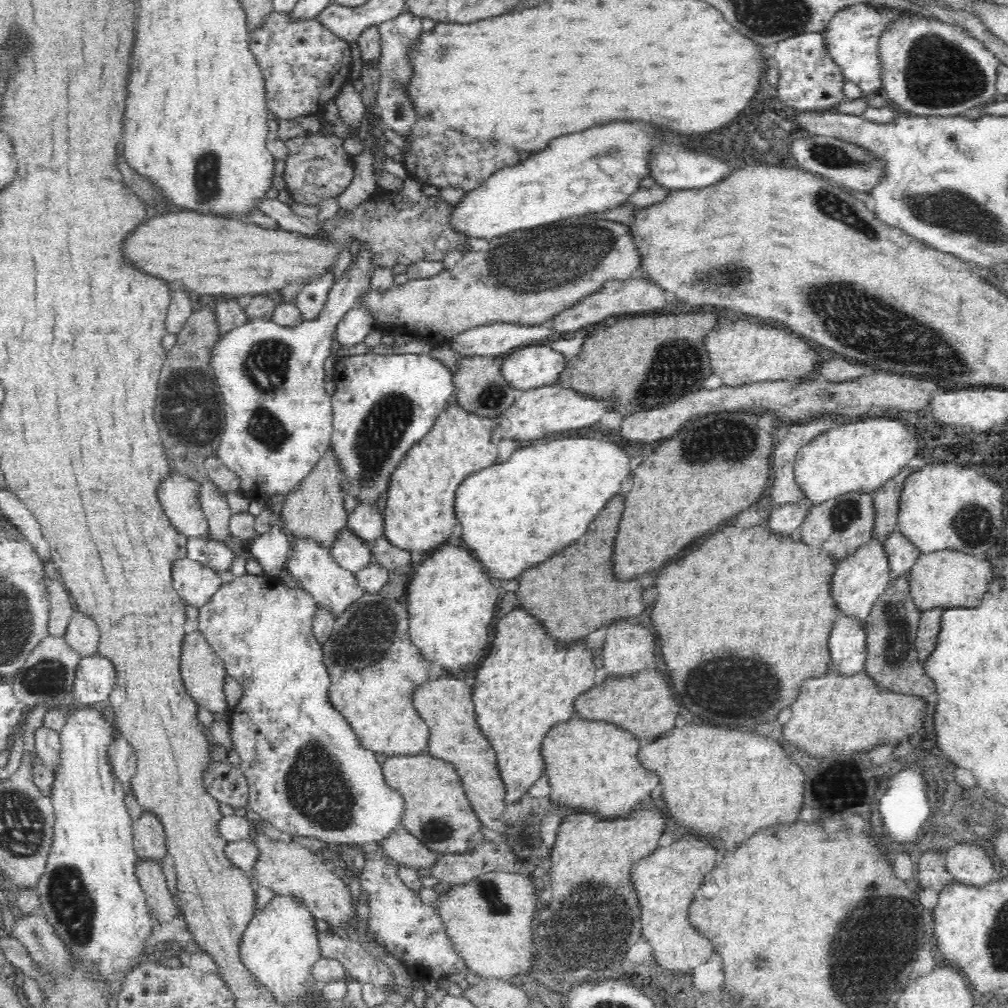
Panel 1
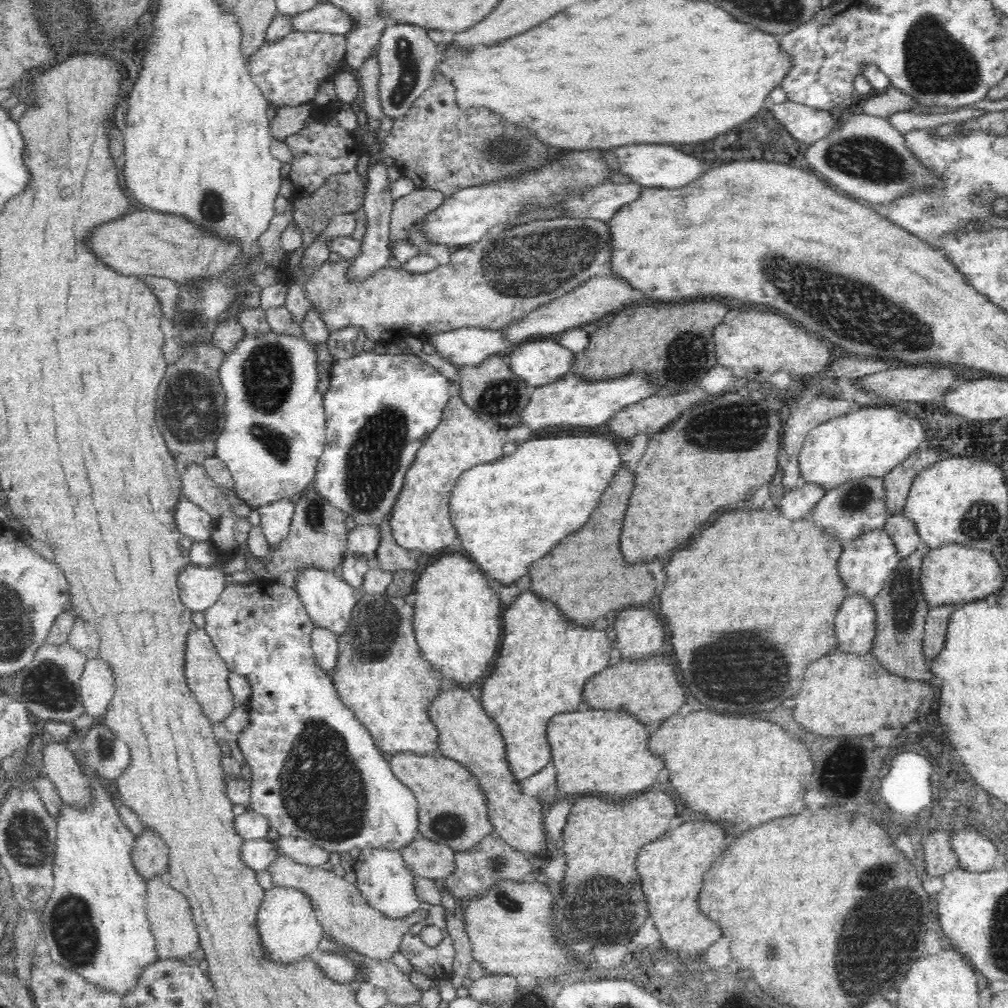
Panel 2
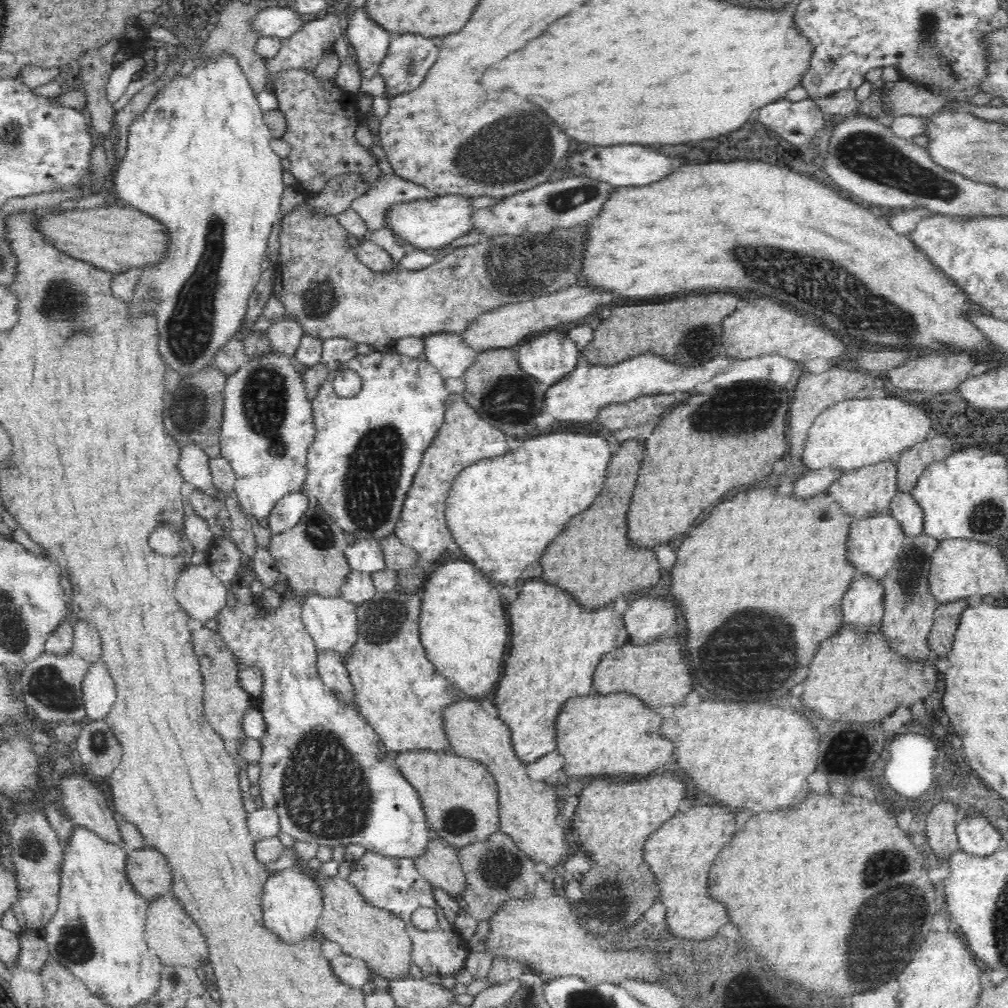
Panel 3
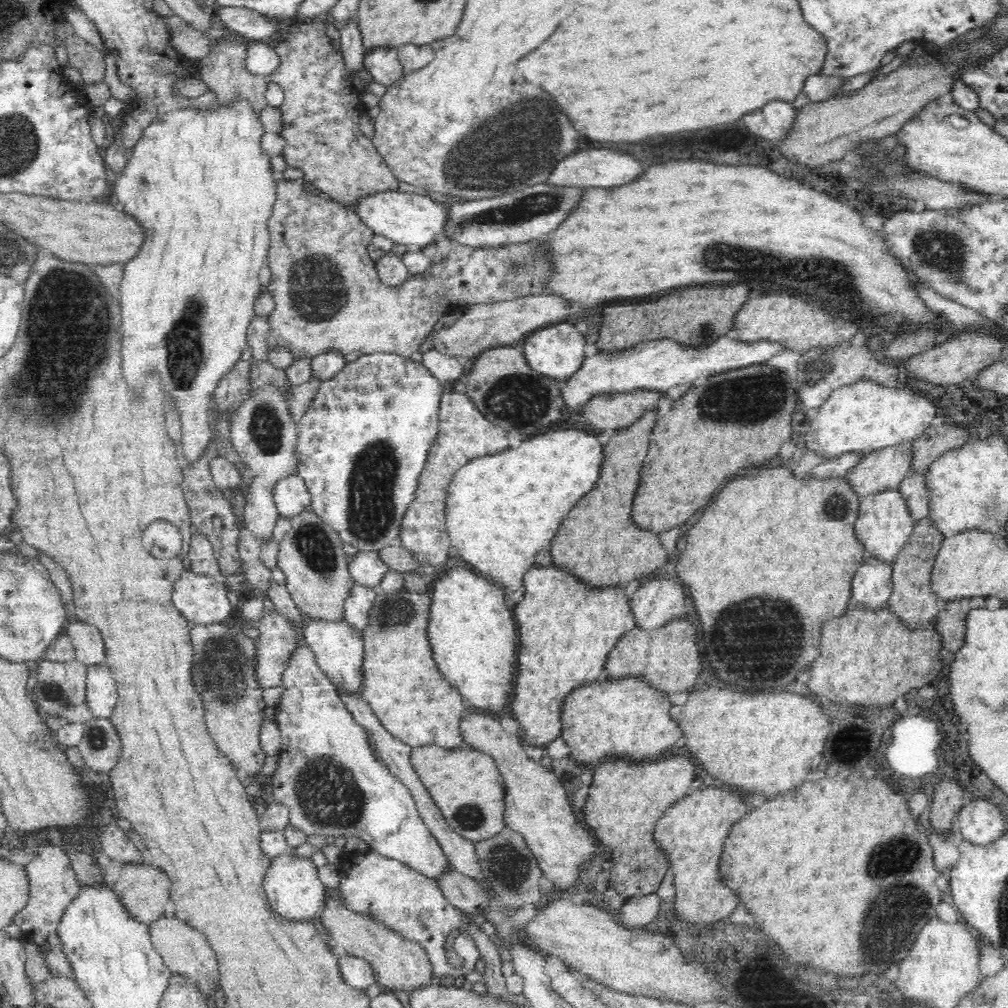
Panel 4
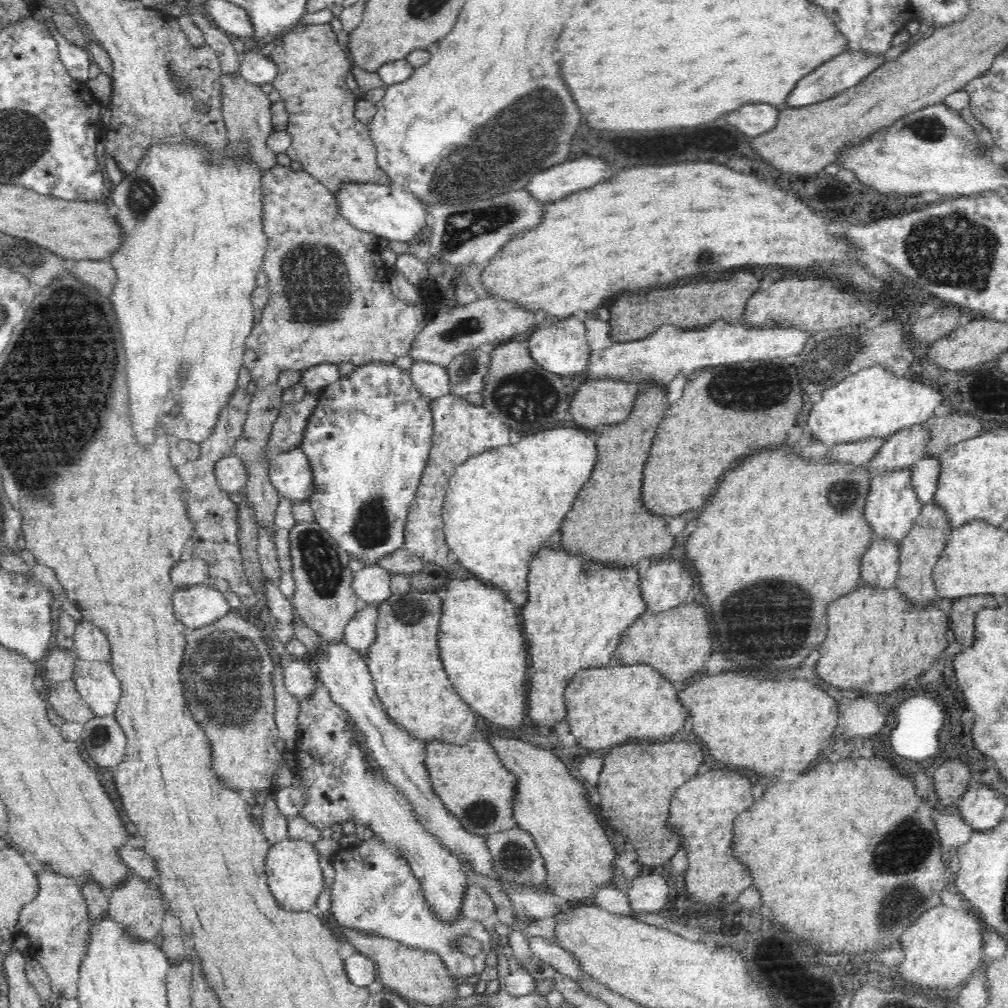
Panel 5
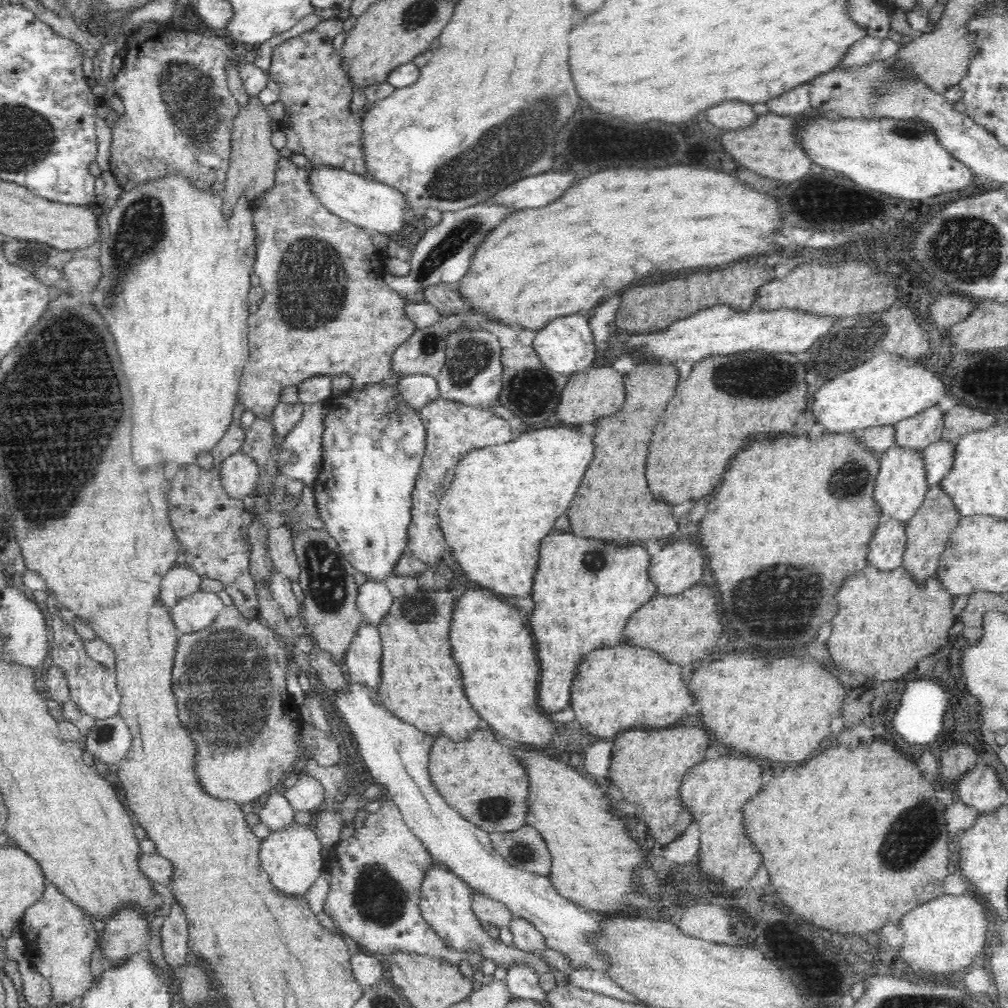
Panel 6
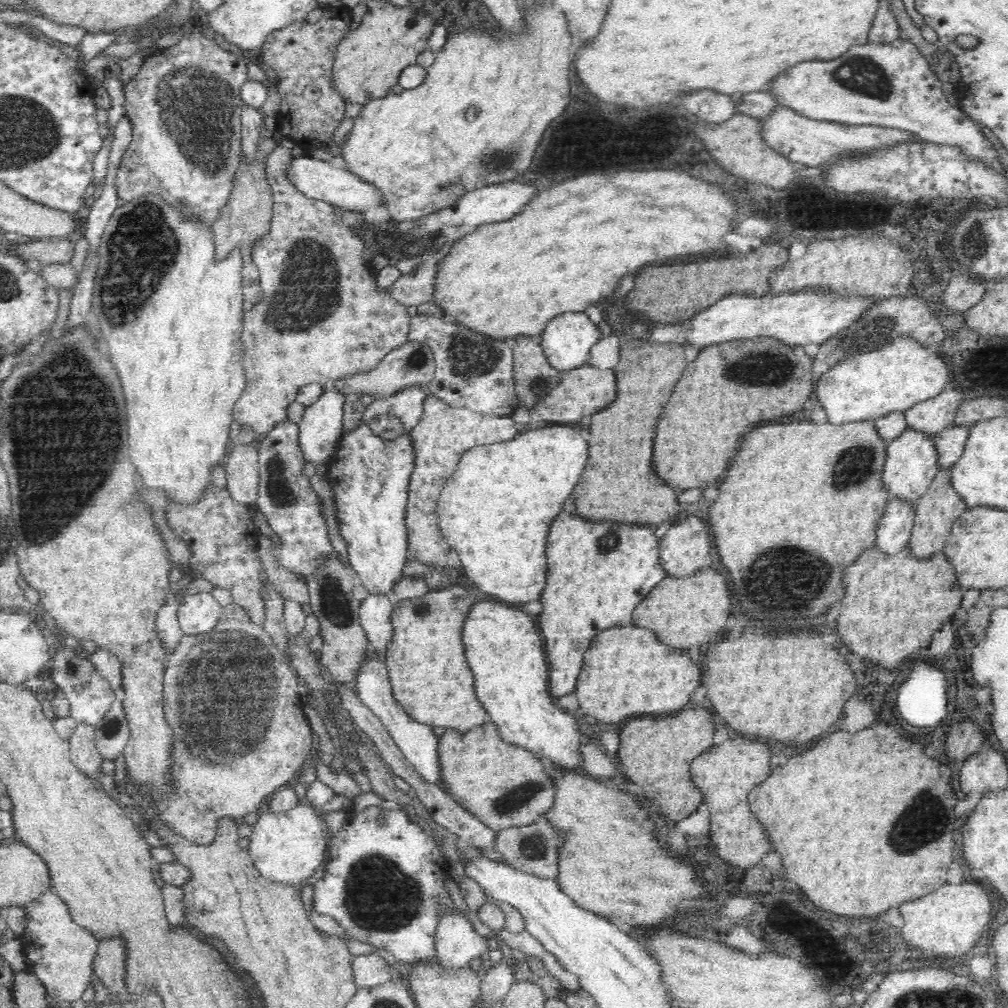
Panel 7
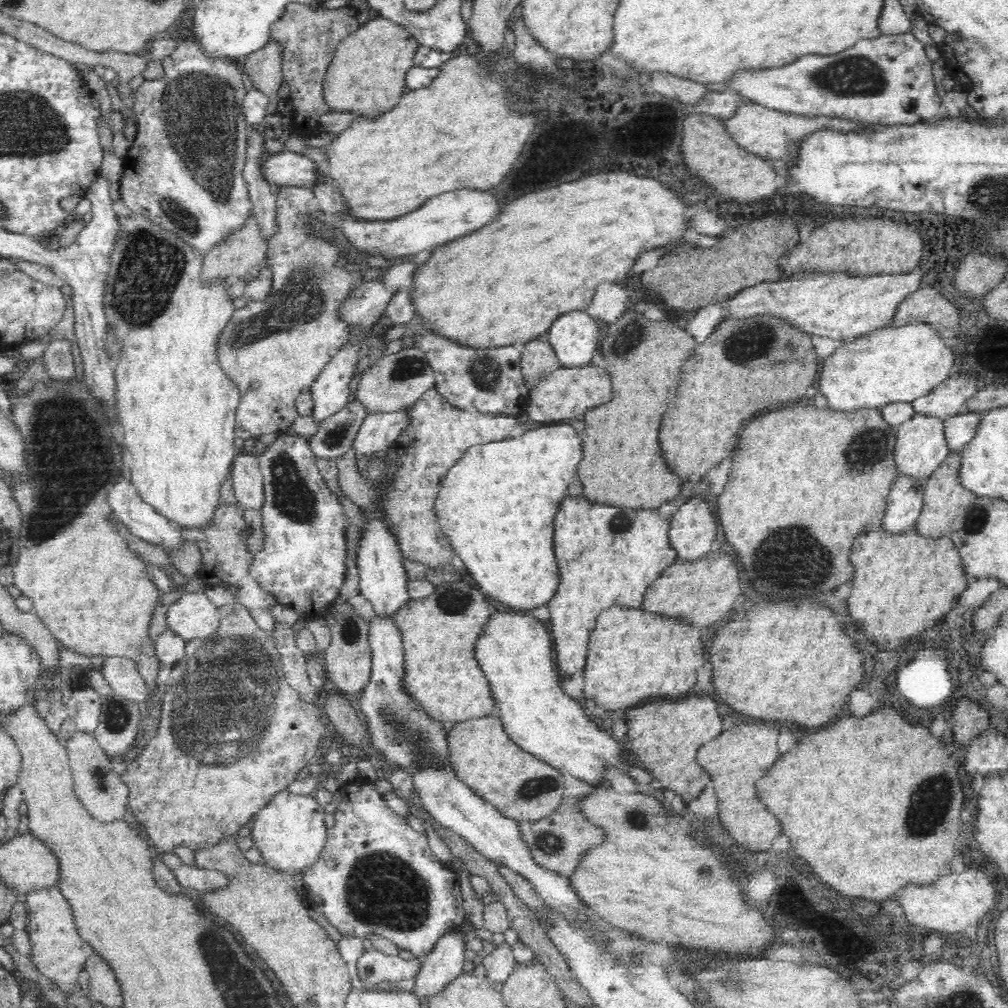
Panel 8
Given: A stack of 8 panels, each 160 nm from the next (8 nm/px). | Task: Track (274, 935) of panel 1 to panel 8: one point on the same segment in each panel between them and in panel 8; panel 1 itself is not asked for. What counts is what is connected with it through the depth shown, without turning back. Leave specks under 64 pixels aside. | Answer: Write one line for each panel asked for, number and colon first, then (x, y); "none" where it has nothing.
2: (290, 929)
3: (292, 902)
4: (293, 886)
5: (293, 867)
6: (292, 856)
7: (287, 846)
8: (289, 830)

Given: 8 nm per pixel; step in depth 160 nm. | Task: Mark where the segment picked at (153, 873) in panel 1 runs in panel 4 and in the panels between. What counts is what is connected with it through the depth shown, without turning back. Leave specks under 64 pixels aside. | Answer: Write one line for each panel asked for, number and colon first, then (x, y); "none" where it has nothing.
2: (175, 932)
3: (173, 937)
4: (184, 951)

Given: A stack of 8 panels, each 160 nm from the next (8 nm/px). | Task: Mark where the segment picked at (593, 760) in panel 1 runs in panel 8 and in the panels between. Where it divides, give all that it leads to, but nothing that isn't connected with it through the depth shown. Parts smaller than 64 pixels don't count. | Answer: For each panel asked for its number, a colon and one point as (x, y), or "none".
2: (601, 750)
3: (613, 734)
4: (629, 718)
5: (606, 706)
6: (621, 686)
7: (627, 670)
8: (632, 650)

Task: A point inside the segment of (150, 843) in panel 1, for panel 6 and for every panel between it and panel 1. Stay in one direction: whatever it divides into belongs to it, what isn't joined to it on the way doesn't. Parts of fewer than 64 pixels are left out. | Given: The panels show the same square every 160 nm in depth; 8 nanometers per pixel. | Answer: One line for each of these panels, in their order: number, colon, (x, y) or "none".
2: (150, 855)
3: (148, 872)
4: (143, 890)
5: (135, 906)
6: (127, 933)

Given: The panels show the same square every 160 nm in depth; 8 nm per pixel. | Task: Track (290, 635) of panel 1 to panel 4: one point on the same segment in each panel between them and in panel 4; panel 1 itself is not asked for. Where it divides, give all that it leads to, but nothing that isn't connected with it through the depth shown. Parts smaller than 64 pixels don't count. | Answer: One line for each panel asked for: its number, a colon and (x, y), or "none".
2: (316, 773)
3: (321, 769)
4: (328, 775)

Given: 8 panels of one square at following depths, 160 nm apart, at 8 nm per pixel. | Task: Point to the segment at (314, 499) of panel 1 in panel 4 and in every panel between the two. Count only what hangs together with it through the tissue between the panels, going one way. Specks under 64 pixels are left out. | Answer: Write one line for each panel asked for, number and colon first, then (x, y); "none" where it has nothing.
2: (317, 538)
3: (311, 555)
4: (311, 555)

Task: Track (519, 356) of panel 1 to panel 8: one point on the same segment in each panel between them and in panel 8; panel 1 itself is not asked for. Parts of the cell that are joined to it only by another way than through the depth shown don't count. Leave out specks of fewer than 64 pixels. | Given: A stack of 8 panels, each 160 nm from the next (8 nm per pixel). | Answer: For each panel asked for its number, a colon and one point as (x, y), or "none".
2: (539, 362)
3: (549, 357)
4: (557, 350)
5: (563, 348)
6: (566, 344)
7: (567, 340)
8: (574, 335)

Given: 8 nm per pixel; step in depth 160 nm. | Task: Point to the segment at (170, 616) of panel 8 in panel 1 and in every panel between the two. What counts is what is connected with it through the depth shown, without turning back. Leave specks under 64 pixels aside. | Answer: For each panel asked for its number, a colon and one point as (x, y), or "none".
1: (195, 583)
2: (199, 587)
3: (200, 592)
4: (200, 600)
5: (196, 606)
6: (199, 610)
7: (197, 614)

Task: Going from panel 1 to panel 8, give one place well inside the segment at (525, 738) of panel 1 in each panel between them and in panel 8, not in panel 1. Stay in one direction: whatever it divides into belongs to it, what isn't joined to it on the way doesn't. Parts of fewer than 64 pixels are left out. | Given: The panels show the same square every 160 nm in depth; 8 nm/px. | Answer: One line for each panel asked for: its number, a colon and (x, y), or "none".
2: (546, 660)
3: (557, 644)
4: (567, 628)
5: (577, 609)
6: (577, 609)
7: (598, 572)
8: (608, 555)

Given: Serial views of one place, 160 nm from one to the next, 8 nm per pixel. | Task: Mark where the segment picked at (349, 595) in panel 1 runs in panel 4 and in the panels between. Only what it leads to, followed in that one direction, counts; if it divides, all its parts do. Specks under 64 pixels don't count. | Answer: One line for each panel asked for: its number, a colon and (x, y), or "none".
2: (329, 602)
3: (332, 623)
4: (339, 651)

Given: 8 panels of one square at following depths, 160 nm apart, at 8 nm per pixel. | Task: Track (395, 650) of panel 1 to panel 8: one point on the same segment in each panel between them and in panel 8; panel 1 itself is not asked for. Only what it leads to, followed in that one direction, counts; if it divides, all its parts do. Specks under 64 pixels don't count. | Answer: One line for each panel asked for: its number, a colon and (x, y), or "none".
2: (381, 676)
3: (401, 695)
4: (404, 688)
5: (405, 663)
6: (422, 685)
7: (431, 678)
8: (440, 632)

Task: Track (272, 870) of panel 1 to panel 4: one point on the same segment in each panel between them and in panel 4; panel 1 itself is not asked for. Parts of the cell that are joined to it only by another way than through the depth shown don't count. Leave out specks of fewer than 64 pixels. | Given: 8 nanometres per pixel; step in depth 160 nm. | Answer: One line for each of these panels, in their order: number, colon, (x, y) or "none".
2: (347, 919)
3: (373, 935)
4: (400, 964)

